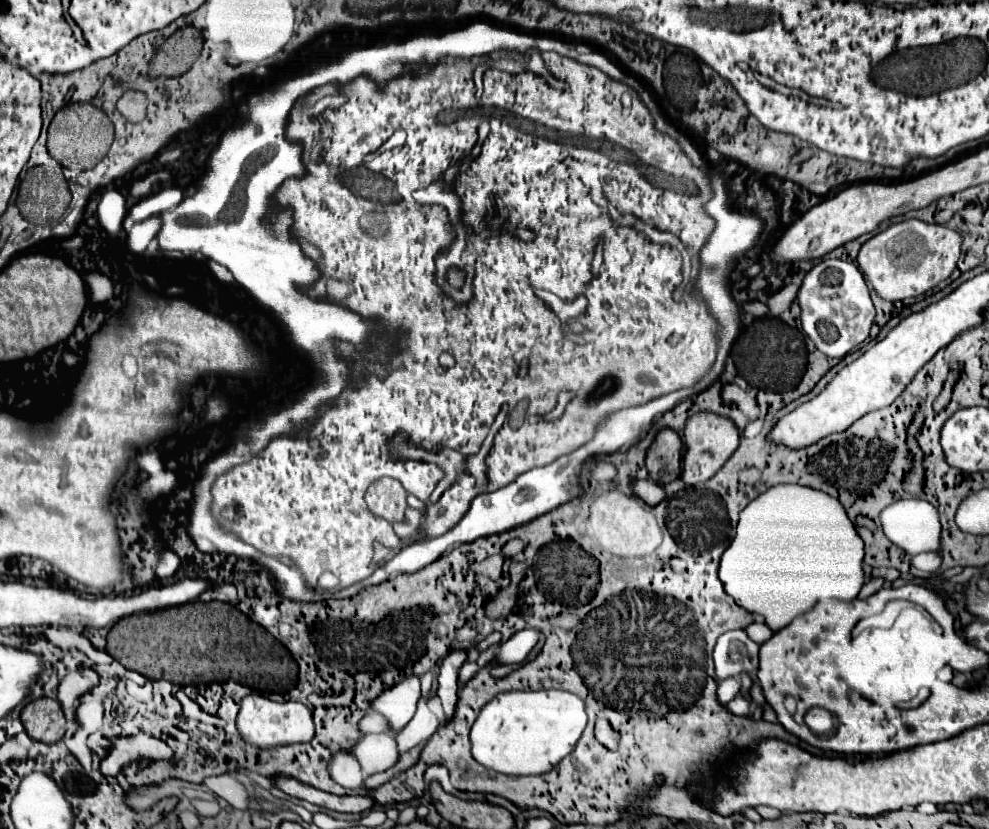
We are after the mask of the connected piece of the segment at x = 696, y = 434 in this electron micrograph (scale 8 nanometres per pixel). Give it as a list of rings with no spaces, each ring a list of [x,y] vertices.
[[[699,412],[691,416],[685,424],[685,466],[681,472],[681,480],[689,486],[707,482],[735,452],[739,446],[739,430],[729,418],[717,416],[713,412]]]

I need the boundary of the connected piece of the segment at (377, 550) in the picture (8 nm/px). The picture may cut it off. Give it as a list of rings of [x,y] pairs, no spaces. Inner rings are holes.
[[[374,543],[373,549],[373,563],[378,566],[382,566],[383,564],[385,564],[385,562],[389,561],[393,557],[391,550],[385,549],[385,547],[380,544]]]

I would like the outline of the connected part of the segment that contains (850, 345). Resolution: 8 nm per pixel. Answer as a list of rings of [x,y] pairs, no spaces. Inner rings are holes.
[[[827,258],[819,262],[807,272],[797,292],[797,302],[801,308],[803,332],[829,358],[843,358],[847,352],[859,348],[869,336],[875,308],[865,278],[853,262],[837,258]]]

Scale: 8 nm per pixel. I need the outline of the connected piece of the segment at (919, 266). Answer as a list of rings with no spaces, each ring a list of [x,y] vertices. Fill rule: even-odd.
[[[903,220],[869,238],[857,254],[857,266],[863,268],[865,278],[883,300],[895,302],[919,296],[949,278],[957,266],[961,244],[962,236],[956,230],[937,224],[925,224],[921,220]]]

